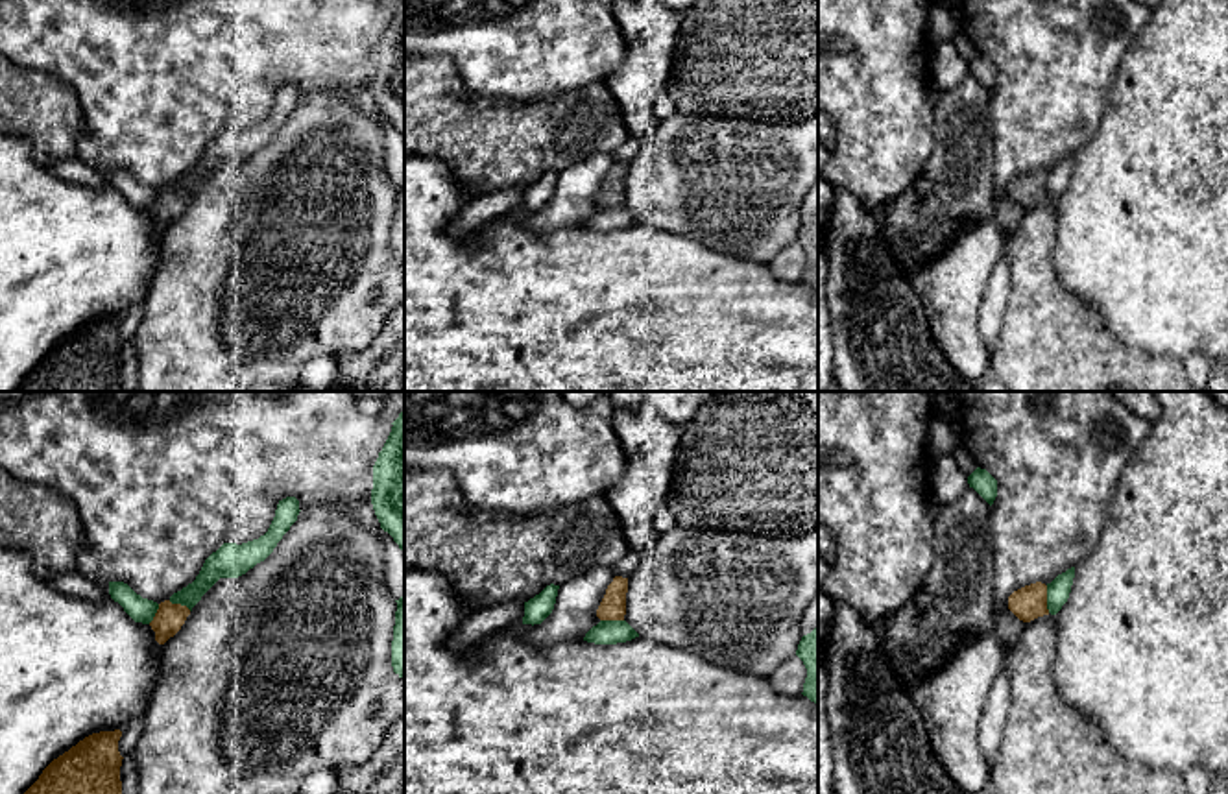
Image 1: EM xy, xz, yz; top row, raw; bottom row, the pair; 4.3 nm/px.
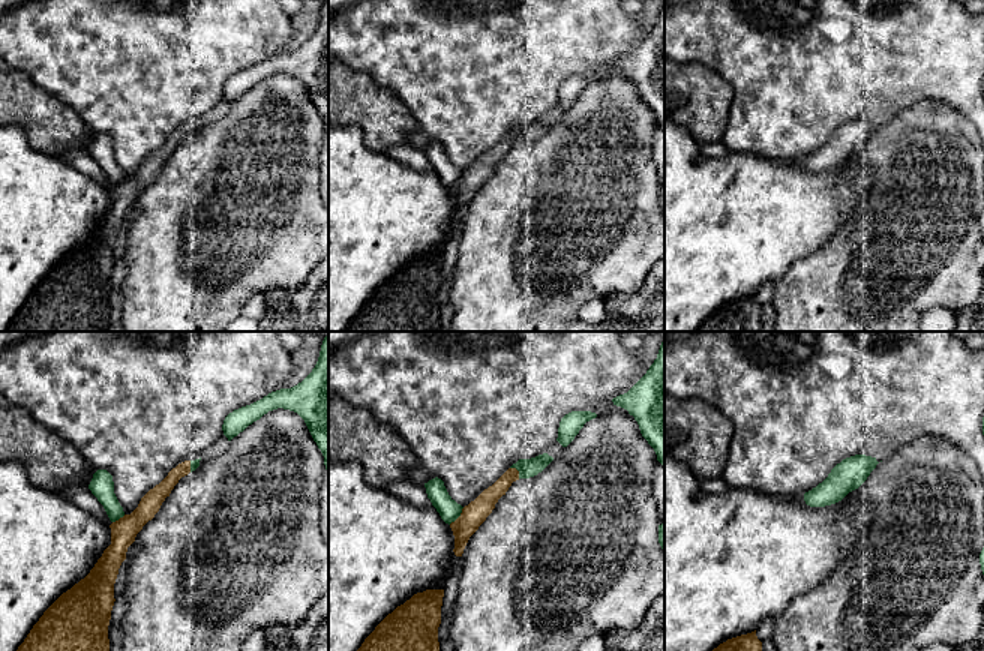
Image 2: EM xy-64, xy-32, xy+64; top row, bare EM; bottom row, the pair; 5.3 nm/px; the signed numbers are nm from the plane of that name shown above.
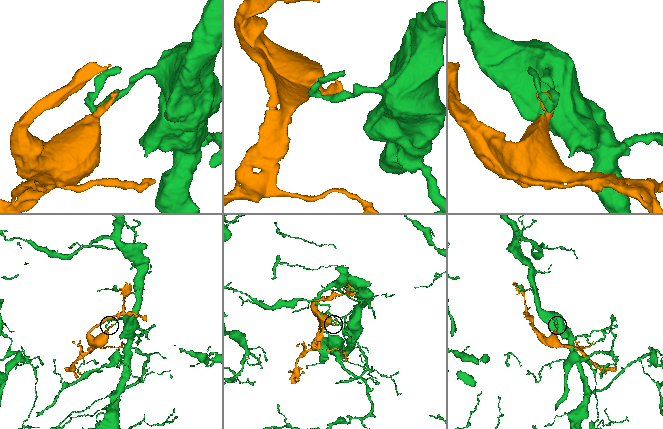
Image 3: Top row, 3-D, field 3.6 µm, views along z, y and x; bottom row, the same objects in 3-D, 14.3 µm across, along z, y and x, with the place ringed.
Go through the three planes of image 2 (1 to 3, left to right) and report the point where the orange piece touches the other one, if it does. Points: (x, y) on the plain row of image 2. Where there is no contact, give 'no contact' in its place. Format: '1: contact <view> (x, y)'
1: contact xy-64 (119, 182)
2: contact xy-32 (458, 180)
3: no contact

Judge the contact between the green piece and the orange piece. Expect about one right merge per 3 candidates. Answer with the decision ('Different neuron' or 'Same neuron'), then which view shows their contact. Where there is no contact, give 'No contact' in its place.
Different neuron. Touches green in yz

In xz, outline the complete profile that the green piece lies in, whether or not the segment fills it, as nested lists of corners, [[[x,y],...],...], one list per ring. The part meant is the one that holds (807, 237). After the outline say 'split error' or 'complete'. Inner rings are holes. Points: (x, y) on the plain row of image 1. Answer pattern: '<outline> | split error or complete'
[[[818,212],[811,220],[801,223],[796,242],[807,255],[801,281],[818,290]]] | complete

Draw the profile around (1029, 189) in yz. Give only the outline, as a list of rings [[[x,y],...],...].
[[[1041,168],[1025,172],[1008,183],[1008,196],[1023,209],[1049,201],[1047,172]]]

